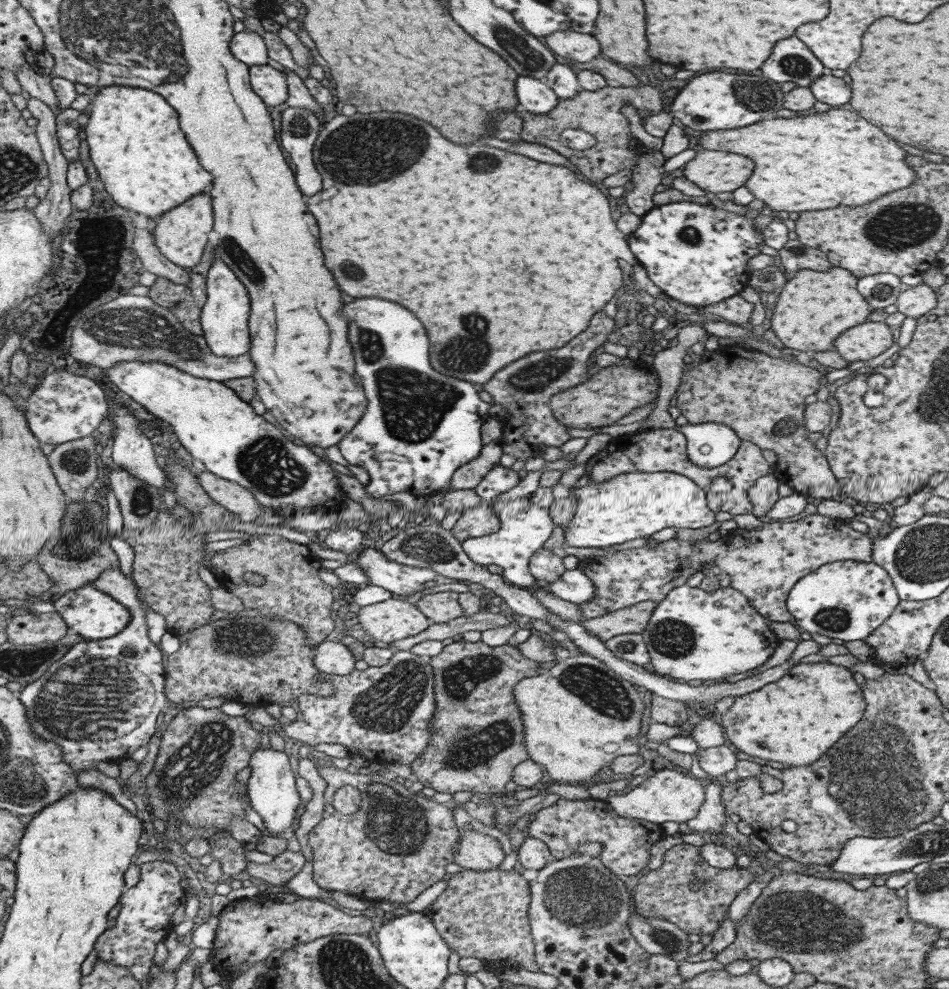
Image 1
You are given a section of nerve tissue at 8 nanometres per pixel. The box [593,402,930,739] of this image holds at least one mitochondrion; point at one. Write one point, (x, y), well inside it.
(675, 640)

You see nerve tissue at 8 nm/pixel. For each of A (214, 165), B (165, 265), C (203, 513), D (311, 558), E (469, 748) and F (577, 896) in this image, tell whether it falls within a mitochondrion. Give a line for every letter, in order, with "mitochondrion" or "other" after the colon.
A: other
B: other
C: other
D: other
E: mitochondrion
F: mitochondrion

